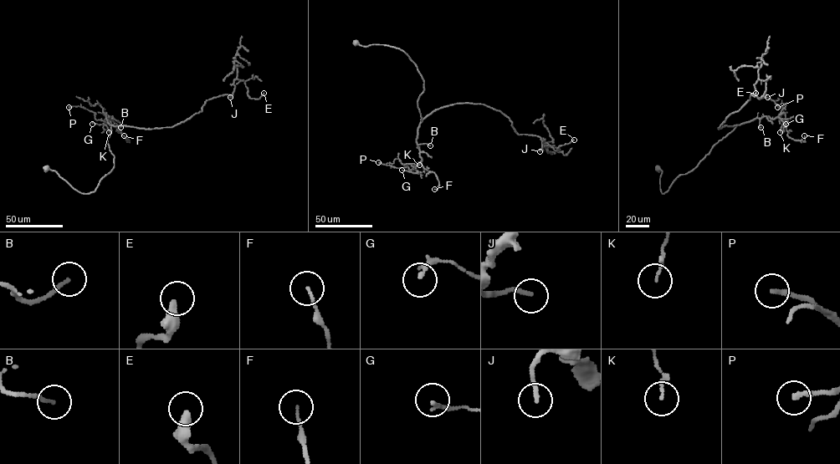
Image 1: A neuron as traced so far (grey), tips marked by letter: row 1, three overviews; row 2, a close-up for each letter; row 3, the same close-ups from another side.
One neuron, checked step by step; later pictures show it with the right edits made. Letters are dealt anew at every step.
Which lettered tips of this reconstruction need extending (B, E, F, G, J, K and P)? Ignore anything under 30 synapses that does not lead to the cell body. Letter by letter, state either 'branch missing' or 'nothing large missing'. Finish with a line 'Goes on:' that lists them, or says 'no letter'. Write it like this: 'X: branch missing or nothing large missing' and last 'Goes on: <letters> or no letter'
B: nothing large missing
E: nothing large missing
F: nothing large missing
G: nothing large missing
J: nothing large missing
K: nothing large missing
P: nothing large missing
Goes on: no letter

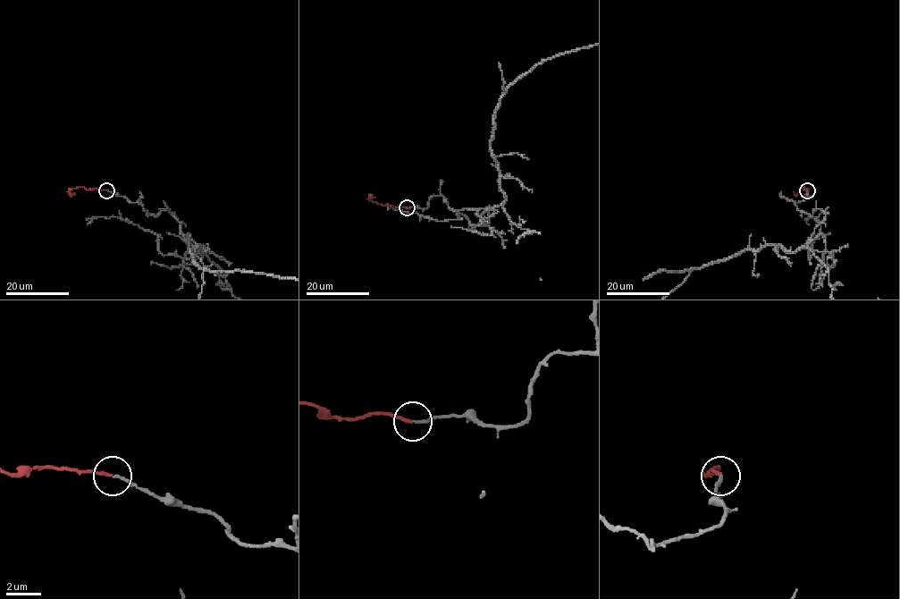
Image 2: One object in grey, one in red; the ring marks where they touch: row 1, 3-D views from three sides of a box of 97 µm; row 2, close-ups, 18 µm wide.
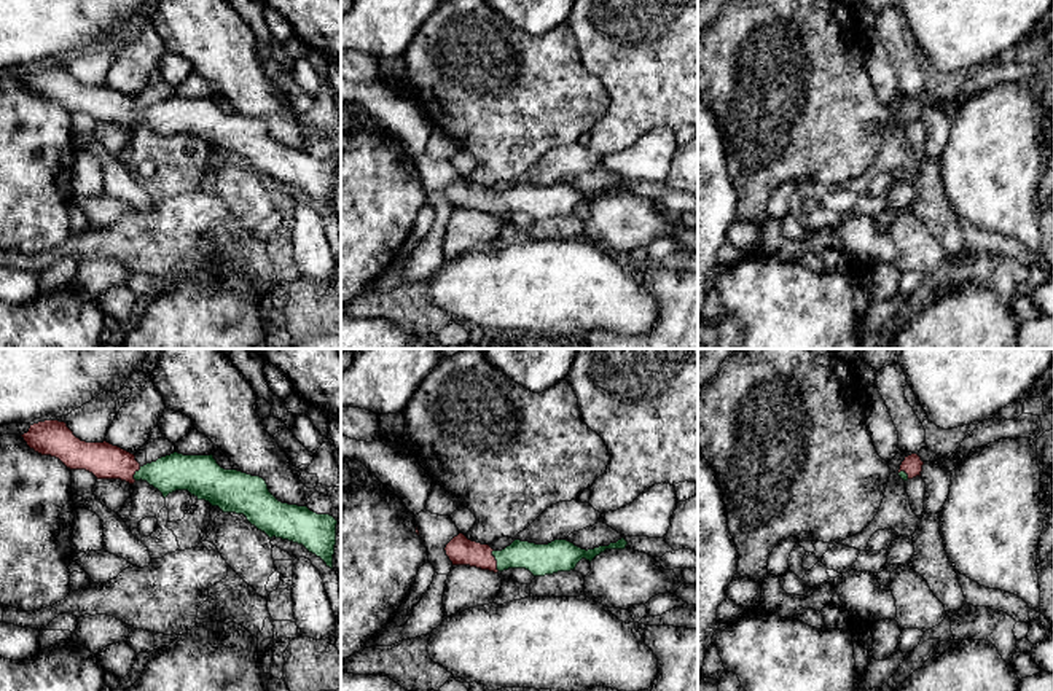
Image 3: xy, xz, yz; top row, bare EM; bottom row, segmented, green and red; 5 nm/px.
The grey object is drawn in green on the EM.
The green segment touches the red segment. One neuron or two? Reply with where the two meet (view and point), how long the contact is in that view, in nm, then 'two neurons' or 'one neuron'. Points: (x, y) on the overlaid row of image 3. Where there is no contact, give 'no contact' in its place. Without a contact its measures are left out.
contact xz (496, 559); length 120 nm; one neuron

